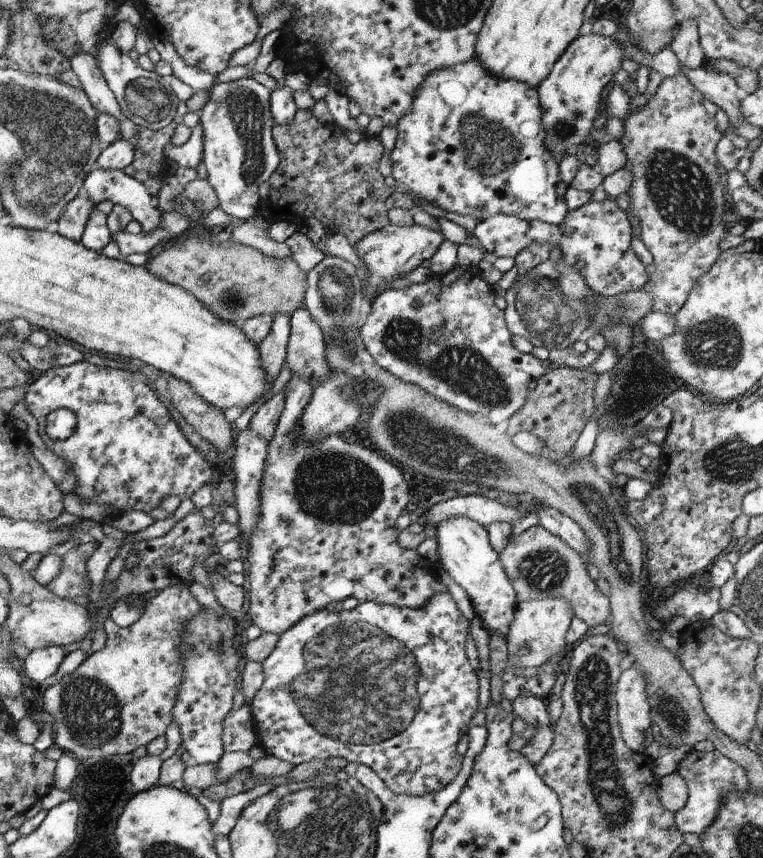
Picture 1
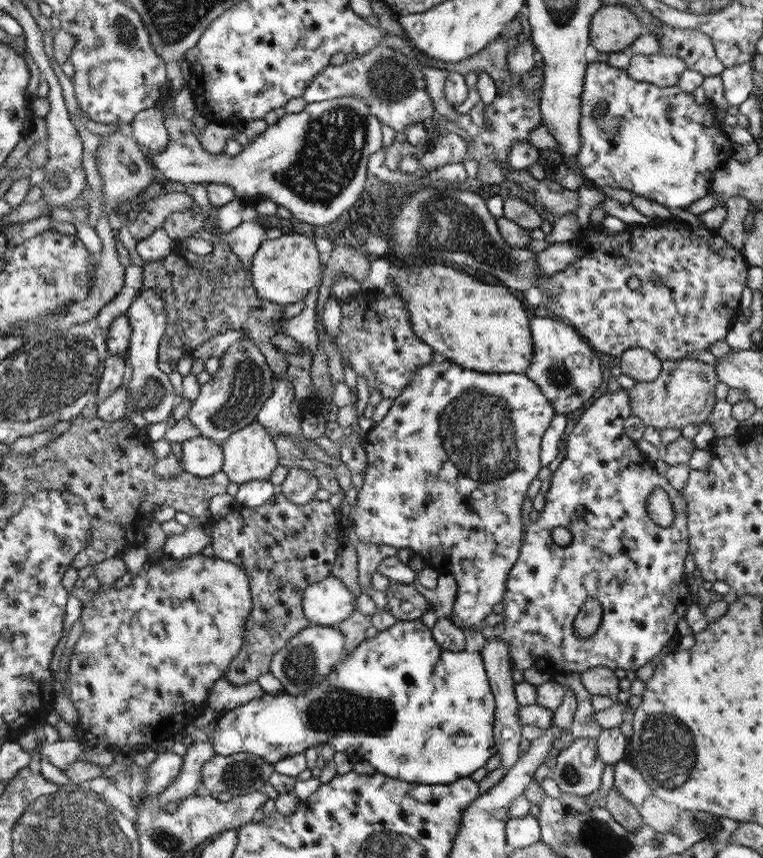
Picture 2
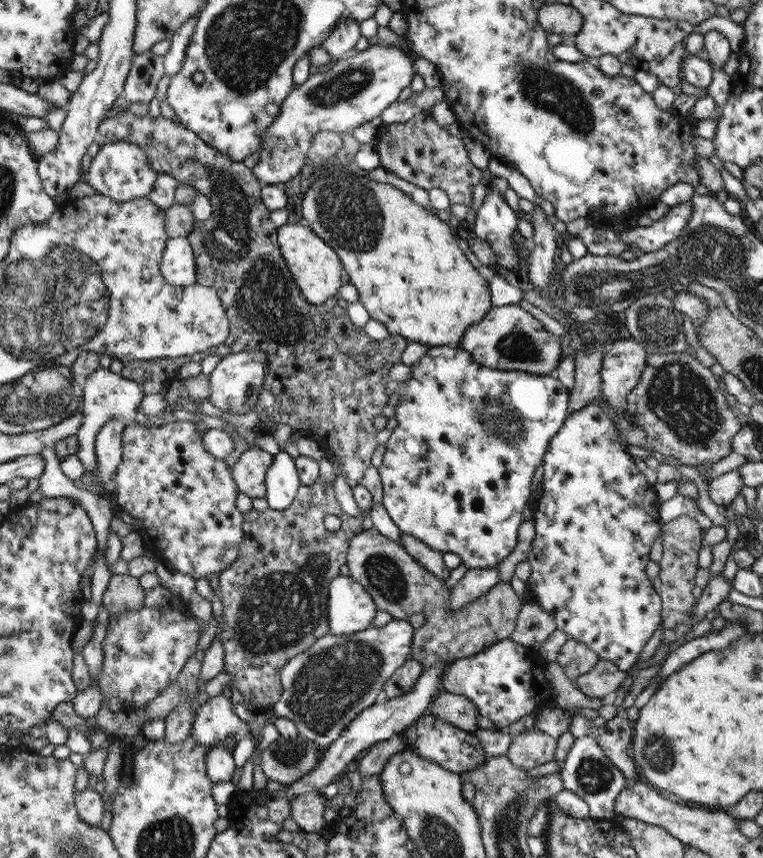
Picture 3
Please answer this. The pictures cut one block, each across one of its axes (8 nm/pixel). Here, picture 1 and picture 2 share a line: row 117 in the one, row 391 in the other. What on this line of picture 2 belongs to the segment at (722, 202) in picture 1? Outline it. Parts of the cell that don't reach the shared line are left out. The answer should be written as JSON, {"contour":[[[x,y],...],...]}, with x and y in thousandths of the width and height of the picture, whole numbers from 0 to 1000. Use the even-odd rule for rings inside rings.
{"contour":[[[873,420],[866,436],[857,444],[834,446],[823,455],[828,485],[834,485],[857,499],[896,499],[903,494],[917,495],[927,492],[941,466],[937,462],[942,445],[937,427],[917,420]]]}

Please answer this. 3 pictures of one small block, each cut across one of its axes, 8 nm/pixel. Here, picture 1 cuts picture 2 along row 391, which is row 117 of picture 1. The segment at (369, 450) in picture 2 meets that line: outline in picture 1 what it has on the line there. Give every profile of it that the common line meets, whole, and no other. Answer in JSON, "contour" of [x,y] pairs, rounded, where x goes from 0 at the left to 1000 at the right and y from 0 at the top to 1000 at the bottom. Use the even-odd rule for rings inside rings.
{"contour":[[[621,66],[615,72],[608,72],[587,80],[569,82],[565,86],[561,86],[557,96],[544,108],[540,129],[532,133],[518,148],[520,150],[520,163],[518,172],[510,179],[515,190],[511,212],[528,217],[539,226],[550,231],[550,233],[556,233],[556,235],[562,237],[565,240],[571,240],[585,248],[615,249],[628,259],[650,249],[659,248],[695,259],[705,256],[717,261],[733,262],[738,259],[744,246],[739,226],[746,217],[734,206],[731,189],[722,184],[722,181],[713,171],[714,153],[710,148],[709,136],[710,131],[702,104],[687,99],[680,94],[653,92],[642,87]]]}

